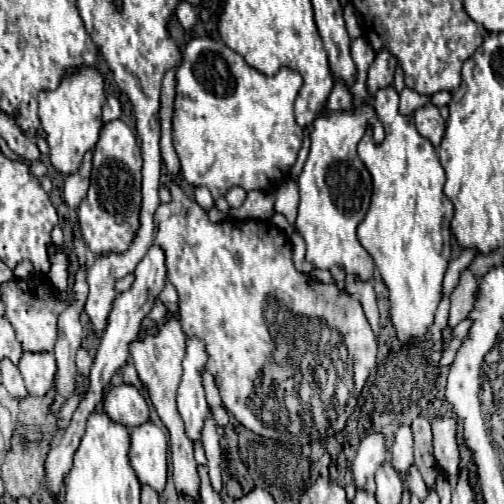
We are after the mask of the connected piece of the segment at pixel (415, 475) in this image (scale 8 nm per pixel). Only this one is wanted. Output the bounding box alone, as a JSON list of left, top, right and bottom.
[405,466,429,500]

